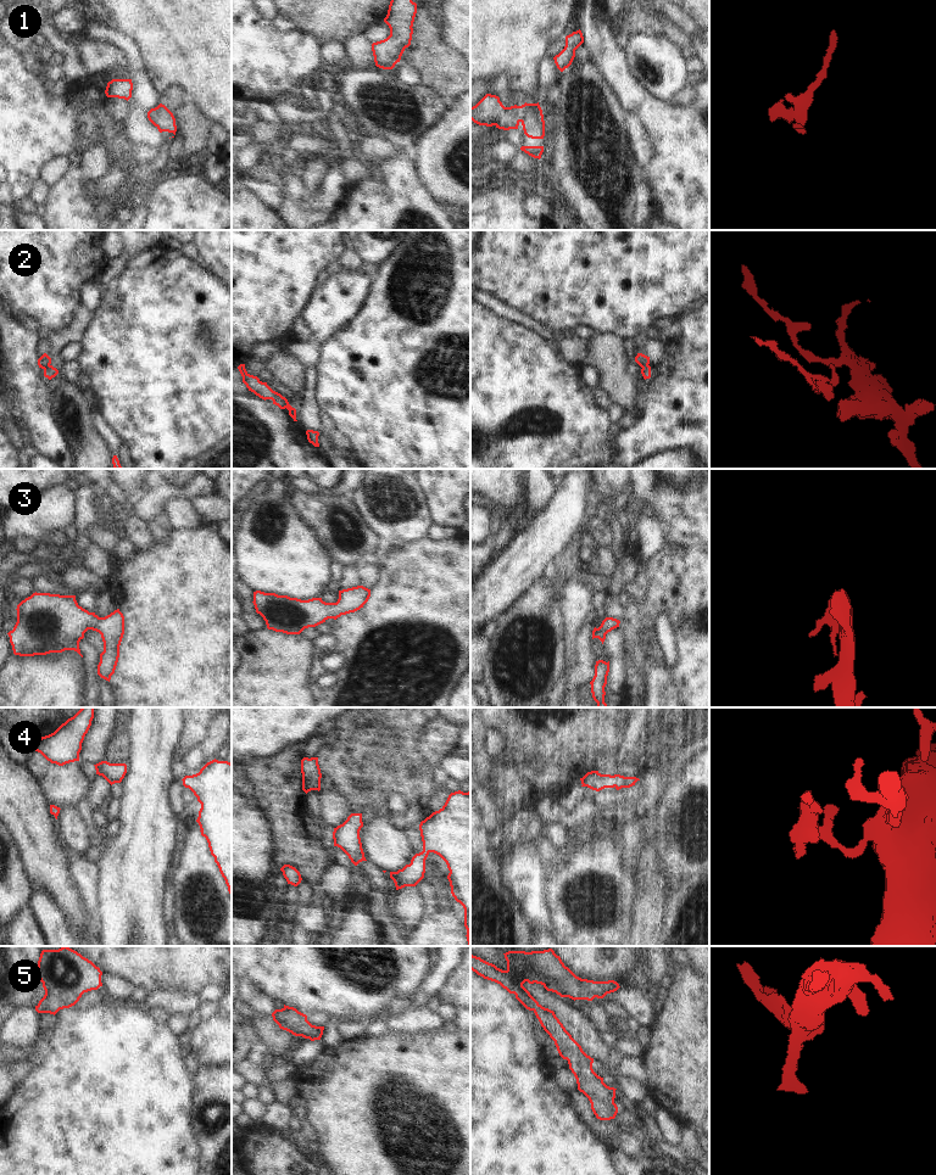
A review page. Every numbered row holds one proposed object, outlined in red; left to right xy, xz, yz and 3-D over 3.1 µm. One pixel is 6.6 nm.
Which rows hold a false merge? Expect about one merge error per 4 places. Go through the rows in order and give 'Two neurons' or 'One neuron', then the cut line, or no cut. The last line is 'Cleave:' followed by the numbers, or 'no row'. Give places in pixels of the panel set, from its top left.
1: One neuron. No split
2: Two neurons. Split along xy (49, 364), (43, 368)
3: One neuron. No split
4: One neuron. No split
5: One neuron. No split
Cleave: 2.

